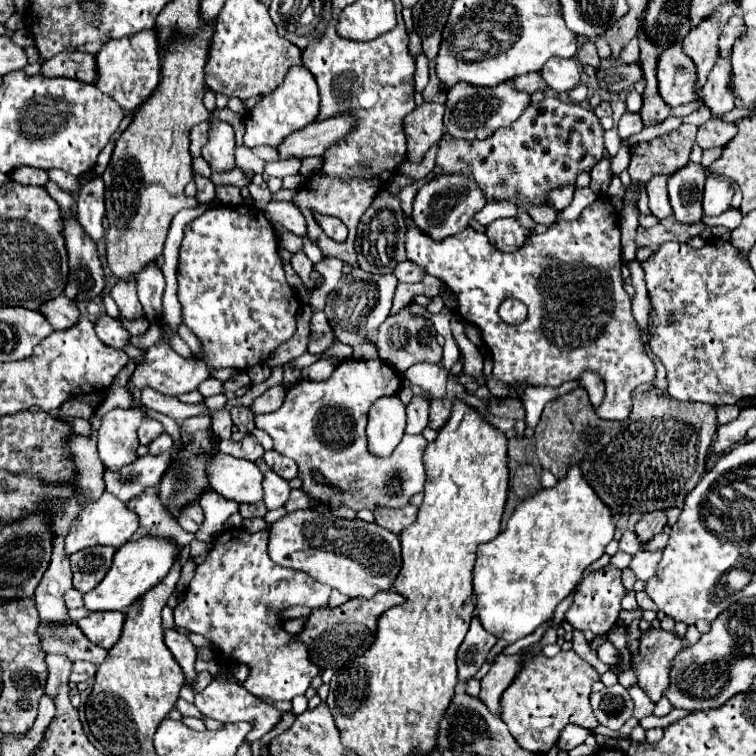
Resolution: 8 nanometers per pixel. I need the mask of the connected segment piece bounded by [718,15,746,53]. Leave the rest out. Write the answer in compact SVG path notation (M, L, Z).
M732 15L732 19L728 19L728 23L724 25L722 33L720 33L720 53L730 53L732 51L732 45L736 41L736 37L740 37L744 33L744 21L738 17L738 15Z

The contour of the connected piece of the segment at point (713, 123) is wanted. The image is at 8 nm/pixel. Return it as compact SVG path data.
M710 119L708 123L698 127L696 143L702 149L724 147L736 135L736 123L726 123L722 119Z

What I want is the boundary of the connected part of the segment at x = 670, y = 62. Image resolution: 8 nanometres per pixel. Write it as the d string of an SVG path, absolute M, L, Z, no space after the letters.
M682 41L660 53L656 77L660 95L670 107L702 101L702 95L696 93L696 65L684 55Z

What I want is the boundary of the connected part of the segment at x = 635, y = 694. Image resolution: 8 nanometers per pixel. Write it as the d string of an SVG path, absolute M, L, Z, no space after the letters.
M638 683L636 685L632 685L630 689L628 689L628 693L630 693L630 697L632 697L632 701L634 701L634 719L642 719L642 717L648 717L648 715L652 715L652 709L654 709L654 703L642 693L642 689L638 687Z

